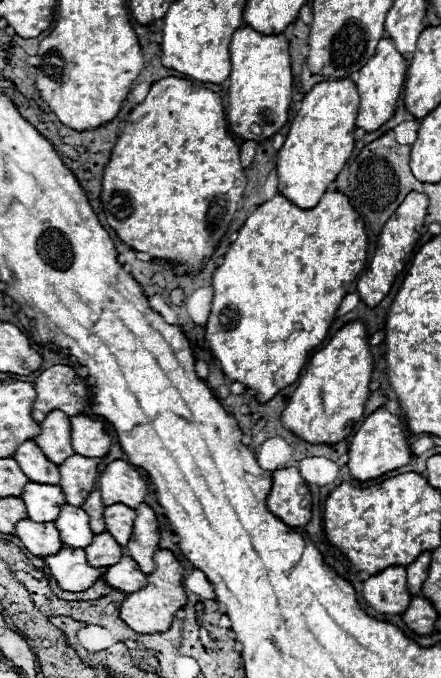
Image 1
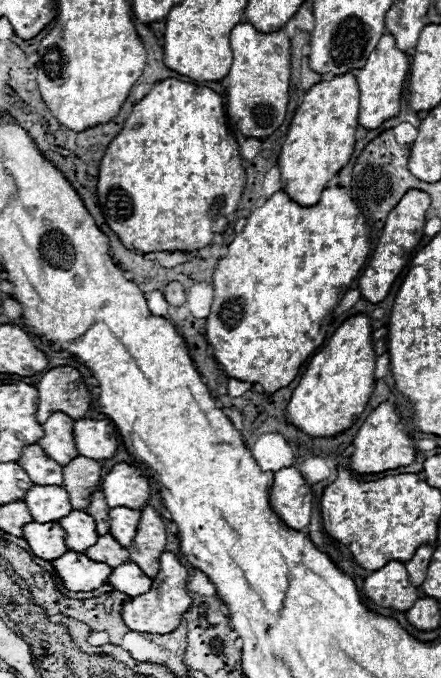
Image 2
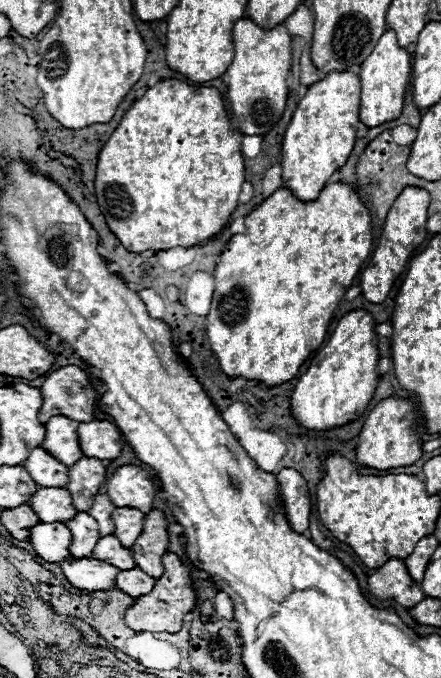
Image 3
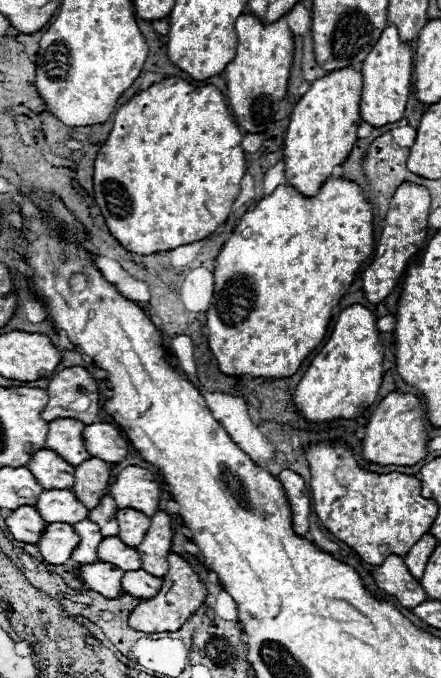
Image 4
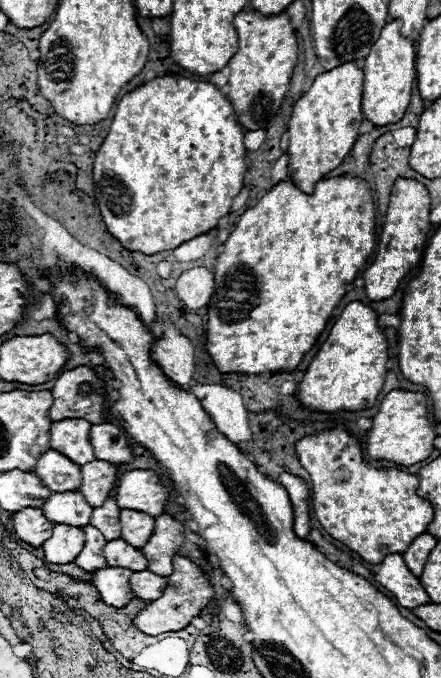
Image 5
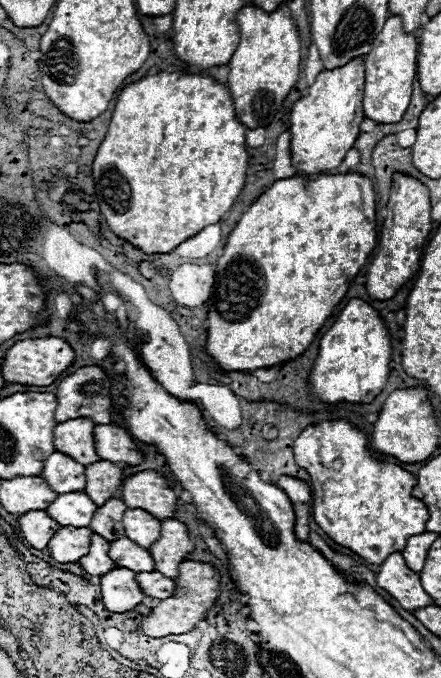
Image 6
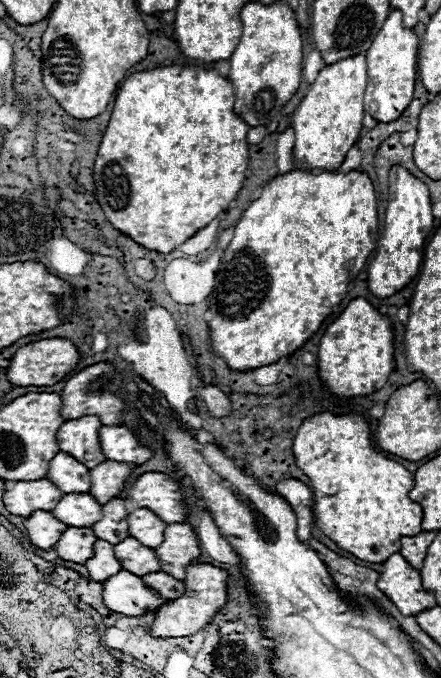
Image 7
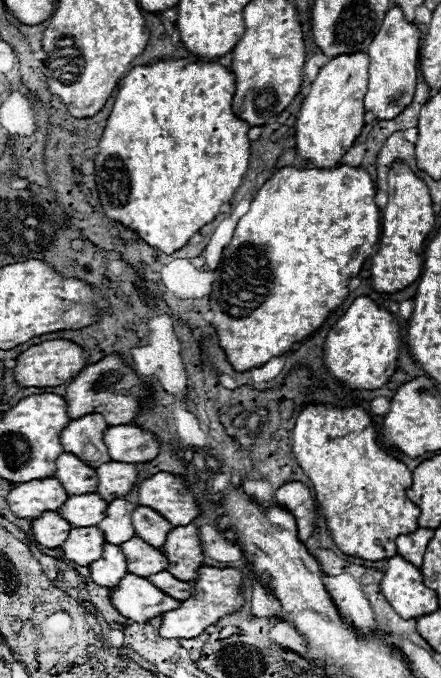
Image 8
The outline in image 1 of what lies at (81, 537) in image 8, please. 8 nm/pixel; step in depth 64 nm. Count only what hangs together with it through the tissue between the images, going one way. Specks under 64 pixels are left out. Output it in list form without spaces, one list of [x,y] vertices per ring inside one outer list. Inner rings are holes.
[[[30,518],[16,522],[16,538],[20,538],[34,556],[48,556],[58,552],[62,544],[54,522],[34,522]]]

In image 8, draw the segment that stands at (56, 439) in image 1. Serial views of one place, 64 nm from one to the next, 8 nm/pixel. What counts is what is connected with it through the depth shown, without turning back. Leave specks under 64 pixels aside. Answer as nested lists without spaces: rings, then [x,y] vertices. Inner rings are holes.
[[[86,414],[78,420],[70,420],[70,424],[60,432],[64,452],[74,454],[92,468],[110,462],[110,456],[102,440],[106,428],[108,424],[100,414]]]

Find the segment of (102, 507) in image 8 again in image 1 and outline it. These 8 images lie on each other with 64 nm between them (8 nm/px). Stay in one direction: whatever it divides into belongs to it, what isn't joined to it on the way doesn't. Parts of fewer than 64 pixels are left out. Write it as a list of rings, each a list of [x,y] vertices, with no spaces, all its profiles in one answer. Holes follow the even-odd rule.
[[[28,480],[22,488],[20,498],[26,504],[26,514],[30,520],[40,522],[54,522],[60,514],[60,508],[66,504],[64,492],[60,486],[48,486]]]

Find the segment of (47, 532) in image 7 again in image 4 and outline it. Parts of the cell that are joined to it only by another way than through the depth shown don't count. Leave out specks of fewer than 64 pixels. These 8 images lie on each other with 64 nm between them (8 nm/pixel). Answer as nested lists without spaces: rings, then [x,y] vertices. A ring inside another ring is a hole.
[[[20,506],[16,510],[10,512],[10,516],[6,518],[6,526],[10,530],[10,534],[26,544],[34,544],[40,536],[40,532],[44,530],[44,520],[38,514],[38,510],[34,506]]]

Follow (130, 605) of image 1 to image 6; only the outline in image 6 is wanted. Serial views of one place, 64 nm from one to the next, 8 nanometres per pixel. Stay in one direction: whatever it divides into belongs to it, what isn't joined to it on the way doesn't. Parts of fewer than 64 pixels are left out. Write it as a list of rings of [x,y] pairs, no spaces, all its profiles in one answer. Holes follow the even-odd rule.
[[[182,560],[178,564],[178,578],[176,582],[176,592],[170,598],[164,598],[158,602],[156,608],[150,610],[150,614],[142,620],[142,632],[146,636],[166,636],[166,634],[184,634],[194,628],[198,620],[206,616],[210,606],[216,602],[220,596],[220,576],[216,570],[208,564],[202,562],[192,562],[192,560]]]

